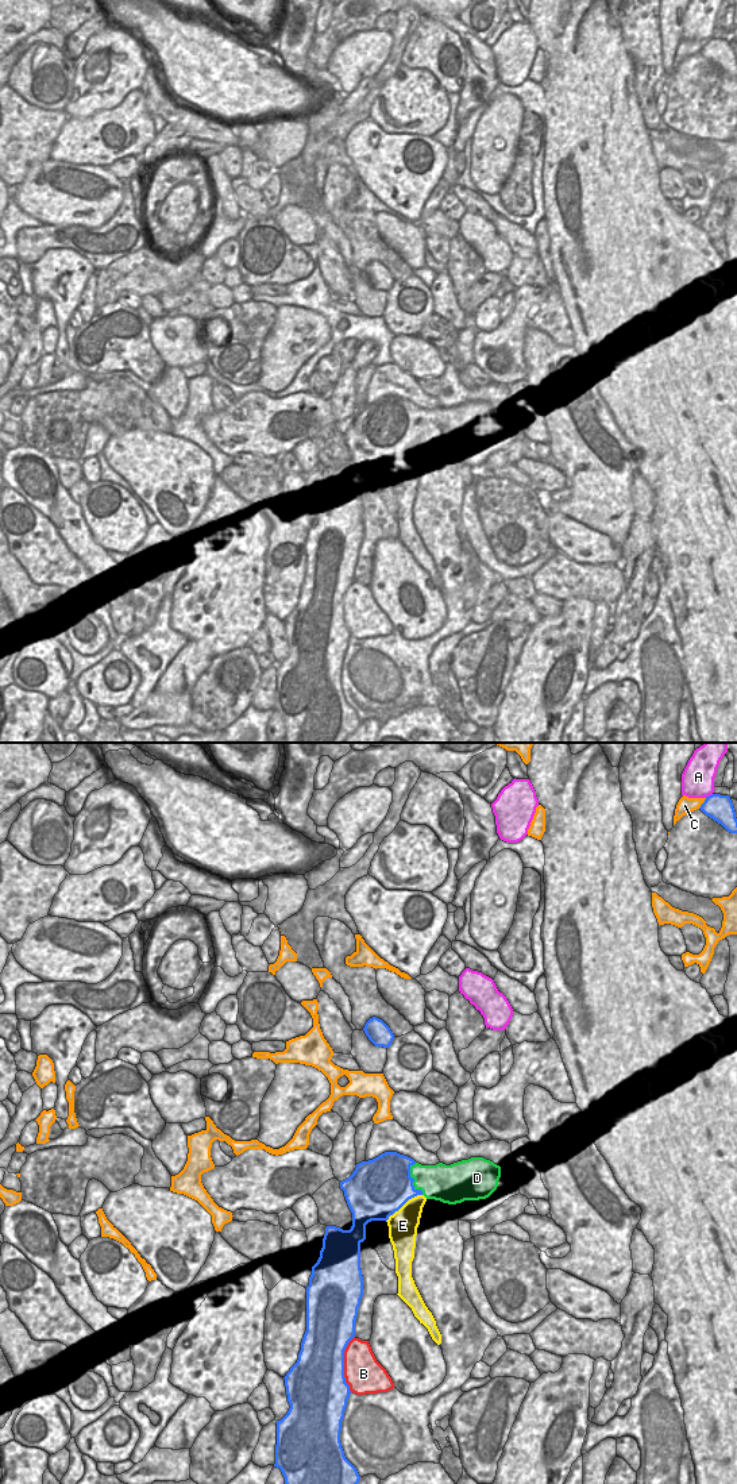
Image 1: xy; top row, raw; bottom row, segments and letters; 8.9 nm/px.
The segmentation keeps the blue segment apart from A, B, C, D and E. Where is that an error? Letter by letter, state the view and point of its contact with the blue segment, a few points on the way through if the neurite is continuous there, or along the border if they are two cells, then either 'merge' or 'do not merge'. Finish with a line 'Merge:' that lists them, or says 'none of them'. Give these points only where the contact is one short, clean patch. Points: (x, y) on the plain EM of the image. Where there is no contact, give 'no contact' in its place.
A: contact xy (709, 39); do not merge
B: contact xy (343, 608); do not merge
C: contact xy (702, 47); do not merge
D: contact xy (413, 424); border xy (415, 407), (411, 411), (411, 420), (413, 430), (423, 438); do not merge
E: contact xy (402, 448); do not merge
Merge: none of them

